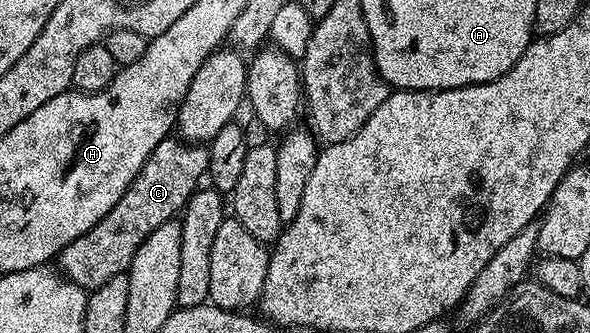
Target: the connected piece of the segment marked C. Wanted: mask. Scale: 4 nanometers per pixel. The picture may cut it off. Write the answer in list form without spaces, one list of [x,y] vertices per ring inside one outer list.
[[[178,136],[160,140],[108,216],[62,249],[56,259],[62,277],[89,292],[100,288],[104,280],[127,273],[132,256],[136,256],[136,248],[140,248],[140,244],[144,244],[160,224],[173,222],[181,215],[186,202],[199,189],[201,182],[198,181],[207,177],[209,169],[210,152],[205,145],[187,144]]]

